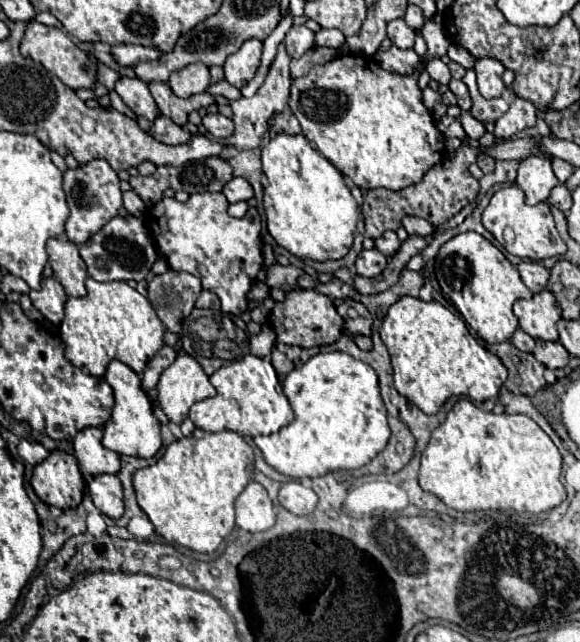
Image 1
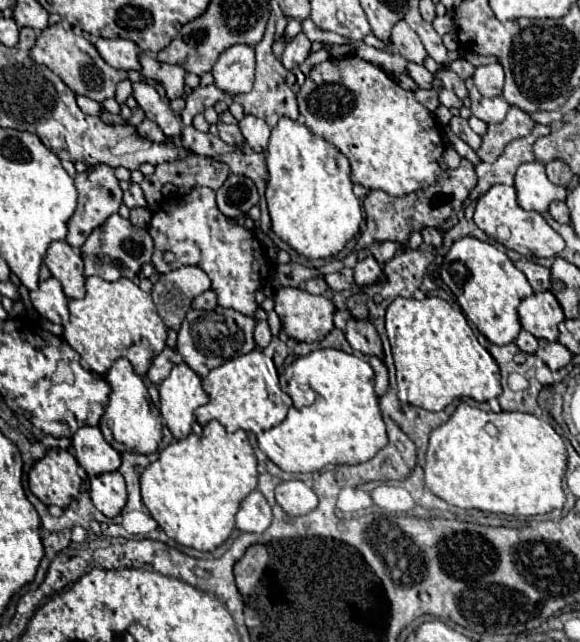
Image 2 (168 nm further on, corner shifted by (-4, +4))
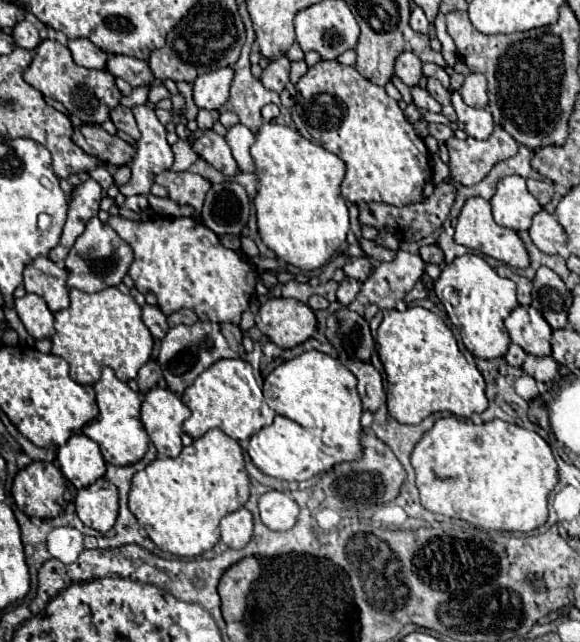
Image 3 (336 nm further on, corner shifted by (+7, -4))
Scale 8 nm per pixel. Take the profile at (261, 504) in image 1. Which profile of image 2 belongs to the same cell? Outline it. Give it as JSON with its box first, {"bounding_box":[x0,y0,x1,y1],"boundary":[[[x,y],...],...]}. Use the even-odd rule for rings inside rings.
{"bounding_box":[235,491,273,533],"boundary":[[[253,491],[247,495],[247,499],[243,499],[235,519],[237,519],[239,531],[263,533],[269,527],[273,513],[271,513],[271,507],[265,501],[265,497],[259,491]]]}

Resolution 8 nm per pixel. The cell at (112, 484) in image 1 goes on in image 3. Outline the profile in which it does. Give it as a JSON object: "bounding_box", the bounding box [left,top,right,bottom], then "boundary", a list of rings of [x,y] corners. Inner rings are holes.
{"bounding_box":[74,479,118,533],"boundary":[[[98,479],[96,483],[80,489],[74,503],[84,525],[102,533],[114,527],[118,515],[118,491],[110,481]]]}

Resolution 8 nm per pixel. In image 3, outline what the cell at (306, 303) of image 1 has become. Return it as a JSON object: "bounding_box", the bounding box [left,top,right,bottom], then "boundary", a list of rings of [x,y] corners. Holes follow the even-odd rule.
{"bounding_box":[256,299,316,349],"boundary":[[[268,299],[258,315],[256,325],[282,349],[298,347],[316,331],[314,311],[298,299]]]}

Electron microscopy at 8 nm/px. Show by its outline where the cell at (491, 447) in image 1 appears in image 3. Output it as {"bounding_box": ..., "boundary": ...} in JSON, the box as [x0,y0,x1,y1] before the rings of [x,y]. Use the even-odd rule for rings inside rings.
{"bounding_box":[412,417,558,531],"boundary":[[[442,417],[434,423],[434,427],[416,443],[414,451],[412,451],[412,467],[416,471],[416,487],[420,491],[420,503],[432,511],[432,513],[440,513],[440,515],[446,515],[446,517],[454,517],[454,519],[464,519],[468,523],[472,523],[474,527],[482,527],[482,529],[498,529],[498,531],[532,531],[540,525],[546,523],[548,519],[548,493],[556,487],[558,483],[558,467],[556,467],[556,459],[550,451],[550,445],[534,431],[528,431],[528,429],[522,429],[514,423],[506,423],[506,421],[500,421],[500,419],[494,419],[494,421],[488,421],[488,423],[482,423],[482,425],[474,425],[470,419],[458,419],[458,417]]]}

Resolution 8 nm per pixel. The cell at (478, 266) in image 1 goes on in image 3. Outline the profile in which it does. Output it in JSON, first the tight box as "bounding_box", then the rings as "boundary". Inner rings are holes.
{"bounding_box":[434,255,518,359],"boundary":[[[462,255],[446,263],[434,283],[434,291],[444,305],[446,315],[460,331],[466,349],[480,359],[502,357],[508,351],[510,337],[504,327],[504,317],[518,305],[516,283],[500,277],[480,255]],[[448,289],[452,295],[448,295]]]}

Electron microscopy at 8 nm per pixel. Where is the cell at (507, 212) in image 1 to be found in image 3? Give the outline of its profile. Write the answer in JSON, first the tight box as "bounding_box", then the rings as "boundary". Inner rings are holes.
{"bounding_box":[454,197,530,269],"boundary":[[[470,197],[466,201],[466,205],[462,207],[458,223],[456,223],[454,241],[470,247],[482,255],[490,255],[490,257],[494,257],[494,259],[498,259],[510,267],[516,267],[516,269],[526,269],[530,265],[530,257],[528,257],[526,245],[520,239],[520,235],[514,229],[504,229],[504,227],[496,225],[496,221],[492,217],[490,201],[486,201],[482,197]]]}

